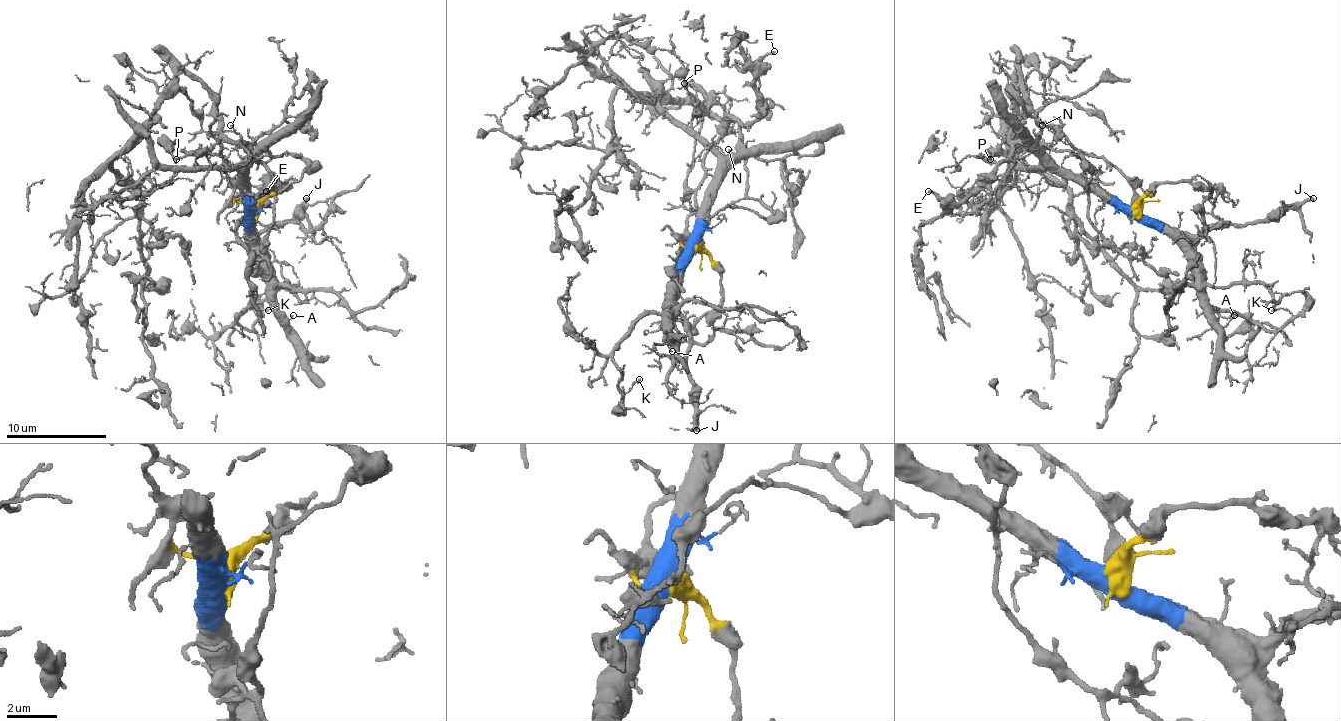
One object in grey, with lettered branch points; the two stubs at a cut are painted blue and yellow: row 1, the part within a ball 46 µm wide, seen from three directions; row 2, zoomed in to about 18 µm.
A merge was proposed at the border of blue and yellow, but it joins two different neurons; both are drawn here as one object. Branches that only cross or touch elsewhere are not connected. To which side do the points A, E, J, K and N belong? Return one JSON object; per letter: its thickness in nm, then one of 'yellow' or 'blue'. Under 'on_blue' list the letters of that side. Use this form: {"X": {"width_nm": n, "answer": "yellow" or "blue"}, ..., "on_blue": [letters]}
{"A": {"width_nm": 100, "answer": "blue"}, "E": {"width_nm": 180, "answer": "yellow"}, "J": {"width_nm": 240, "answer": "blue"}, "K": {"width_nm": 150, "answer": "blue"}, "N": {"width_nm": 100, "answer": "blue"}, "on_blue": ["A", "J", "K", "N"]}

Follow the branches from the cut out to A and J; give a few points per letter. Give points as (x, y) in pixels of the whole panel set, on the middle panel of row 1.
A: (696, 247), (681, 272), (675, 292), (661, 313), (664, 335), (672, 350)
J: (696, 247), (673, 292), (673, 310), (682, 318), (688, 333), (685, 360), (695, 406), (696, 431)

